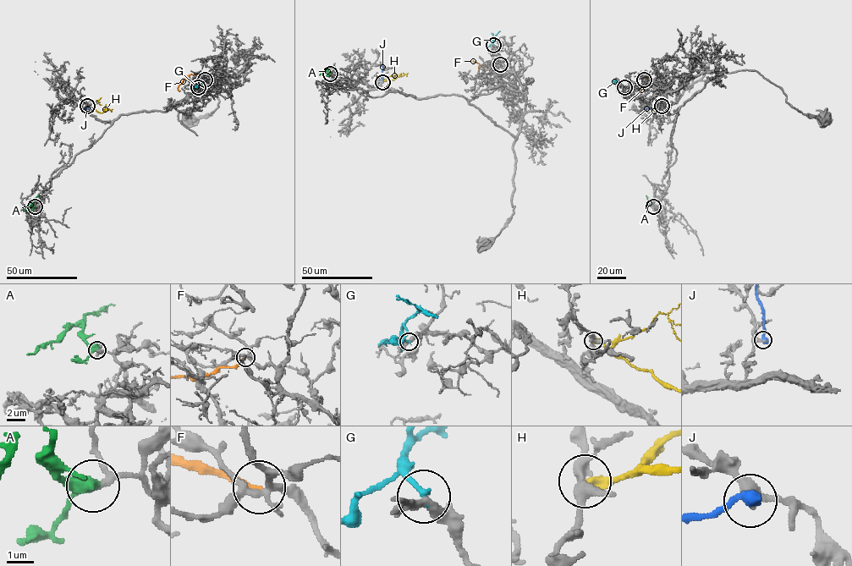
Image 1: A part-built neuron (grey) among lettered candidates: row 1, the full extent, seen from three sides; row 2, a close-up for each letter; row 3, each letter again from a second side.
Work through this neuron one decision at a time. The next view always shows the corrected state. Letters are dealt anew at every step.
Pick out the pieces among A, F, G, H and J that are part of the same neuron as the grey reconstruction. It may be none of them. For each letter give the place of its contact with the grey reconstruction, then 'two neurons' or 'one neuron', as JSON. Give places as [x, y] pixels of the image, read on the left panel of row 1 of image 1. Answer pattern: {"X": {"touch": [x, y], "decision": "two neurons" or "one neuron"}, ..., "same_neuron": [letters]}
{"A": {"touch": [35, 206], "decision": "one neuron"}, "F": {"touch": [205, 79], "decision": "two neurons"}, "G": {"touch": [198, 87], "decision": "one neuron"}, "H": {"touch": [86, 105], "decision": "two neurons"}, "J": {"touch": [87, 106], "decision": "two neurons"}, "same_neuron": ["A", "G"]}

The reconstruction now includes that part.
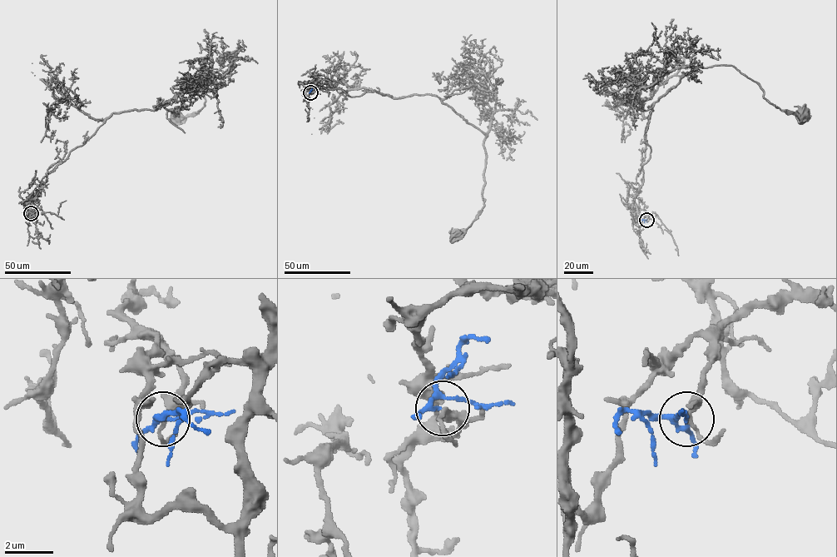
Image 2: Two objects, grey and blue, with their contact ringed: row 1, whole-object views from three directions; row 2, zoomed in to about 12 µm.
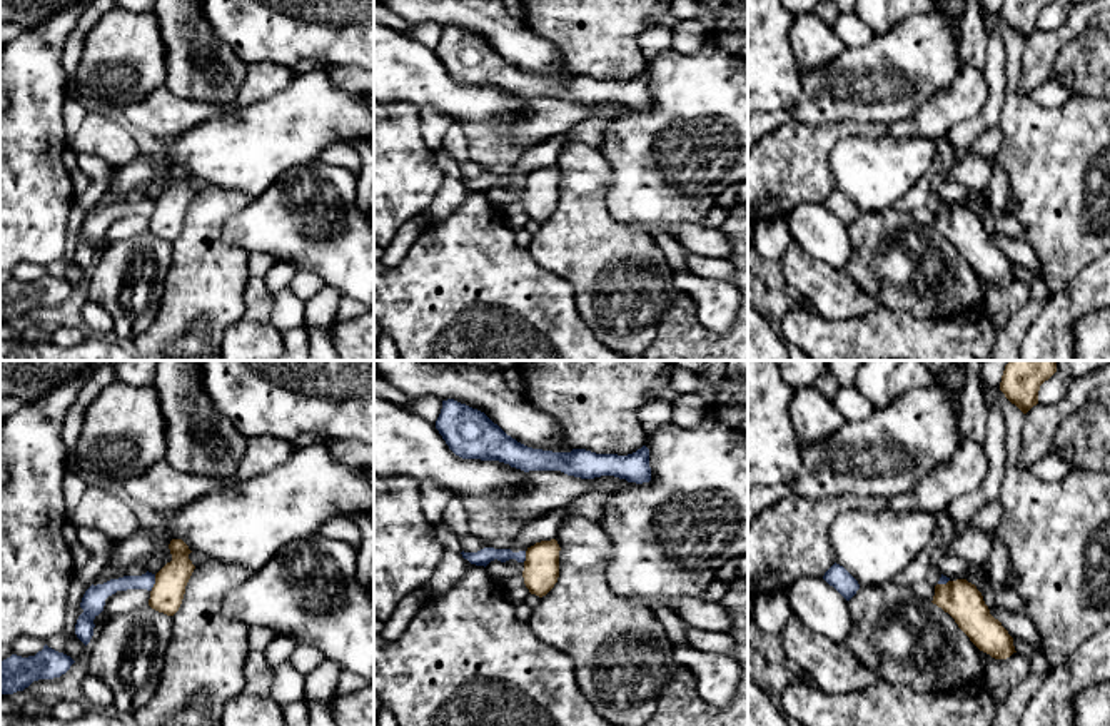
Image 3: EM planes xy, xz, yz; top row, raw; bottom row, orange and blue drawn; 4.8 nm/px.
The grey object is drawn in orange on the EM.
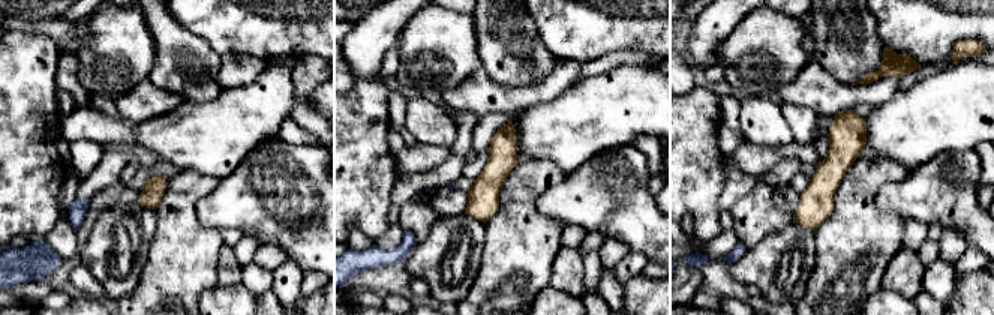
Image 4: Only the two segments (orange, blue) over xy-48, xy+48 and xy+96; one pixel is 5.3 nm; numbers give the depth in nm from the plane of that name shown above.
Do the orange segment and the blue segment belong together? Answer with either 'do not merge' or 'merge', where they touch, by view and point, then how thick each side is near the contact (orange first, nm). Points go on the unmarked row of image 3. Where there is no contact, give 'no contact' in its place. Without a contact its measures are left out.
do not merge; contact xy (156, 209); calibres 160 and 80 nm

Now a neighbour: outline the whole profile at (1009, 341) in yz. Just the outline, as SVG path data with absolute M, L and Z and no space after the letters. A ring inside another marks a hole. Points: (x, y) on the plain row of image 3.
M1030 299L1020 312L1013 314L998 332L986 360L1020 360L1023 339L1045 304L1043 300Z

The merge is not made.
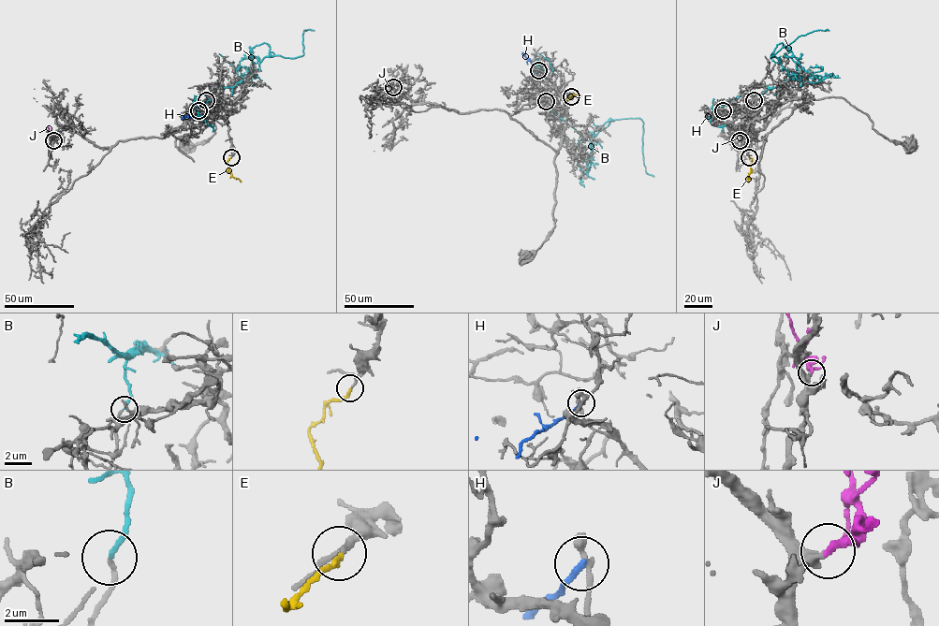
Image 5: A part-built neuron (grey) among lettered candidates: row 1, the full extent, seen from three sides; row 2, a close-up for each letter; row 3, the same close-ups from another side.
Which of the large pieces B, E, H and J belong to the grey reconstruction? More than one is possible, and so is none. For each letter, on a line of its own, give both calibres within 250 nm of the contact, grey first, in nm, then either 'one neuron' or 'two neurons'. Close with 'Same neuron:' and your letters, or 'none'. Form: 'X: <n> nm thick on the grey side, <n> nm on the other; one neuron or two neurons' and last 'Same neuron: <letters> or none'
B: 160 nm thick on the grey side, 170 nm on the other; two neurons
E: 130 nm thick on the grey side, 200 nm on the other; one neuron
H: 360 nm thick on the grey side, 260 nm on the other; two neurons
J: 360 nm thick on the grey side, 260 nm on the other; one neuron
Same neuron: E, J

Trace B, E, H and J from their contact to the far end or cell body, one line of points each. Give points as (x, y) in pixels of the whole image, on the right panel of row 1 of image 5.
B: (754, 100), (755, 94), (780, 87), (789, 79), (788, 73), (772, 55), (801, 36), (828, 30)
E: (749, 157), (752, 163), (746, 178), (748, 182)
H: (724, 110), (715, 117), (704, 118)
J: (740, 140), (735, 126)

